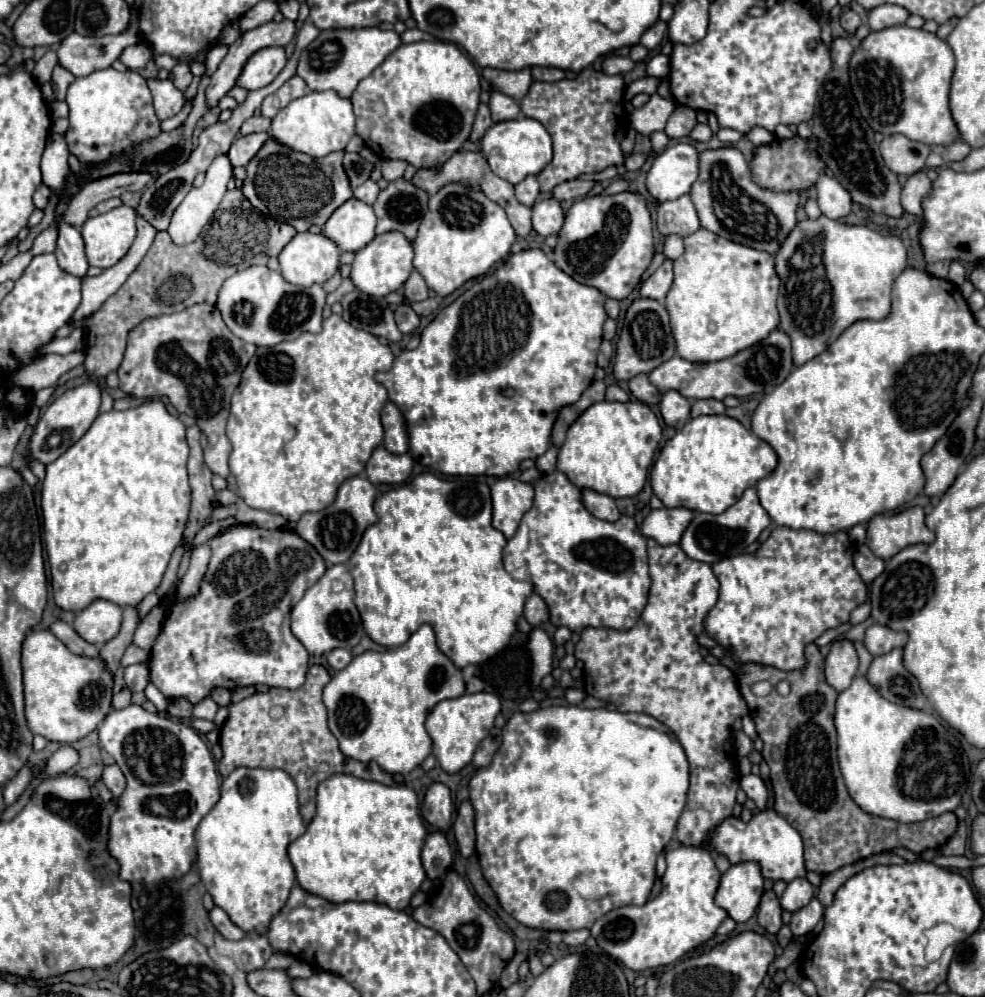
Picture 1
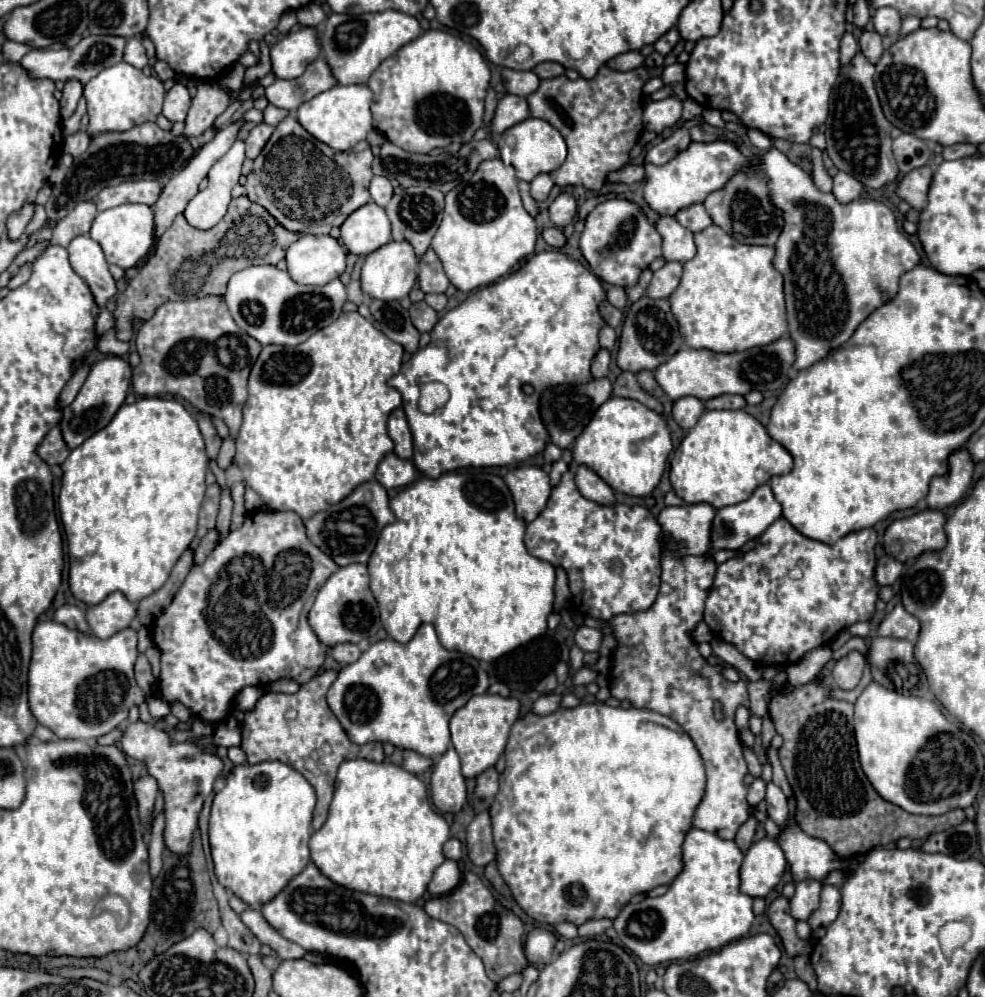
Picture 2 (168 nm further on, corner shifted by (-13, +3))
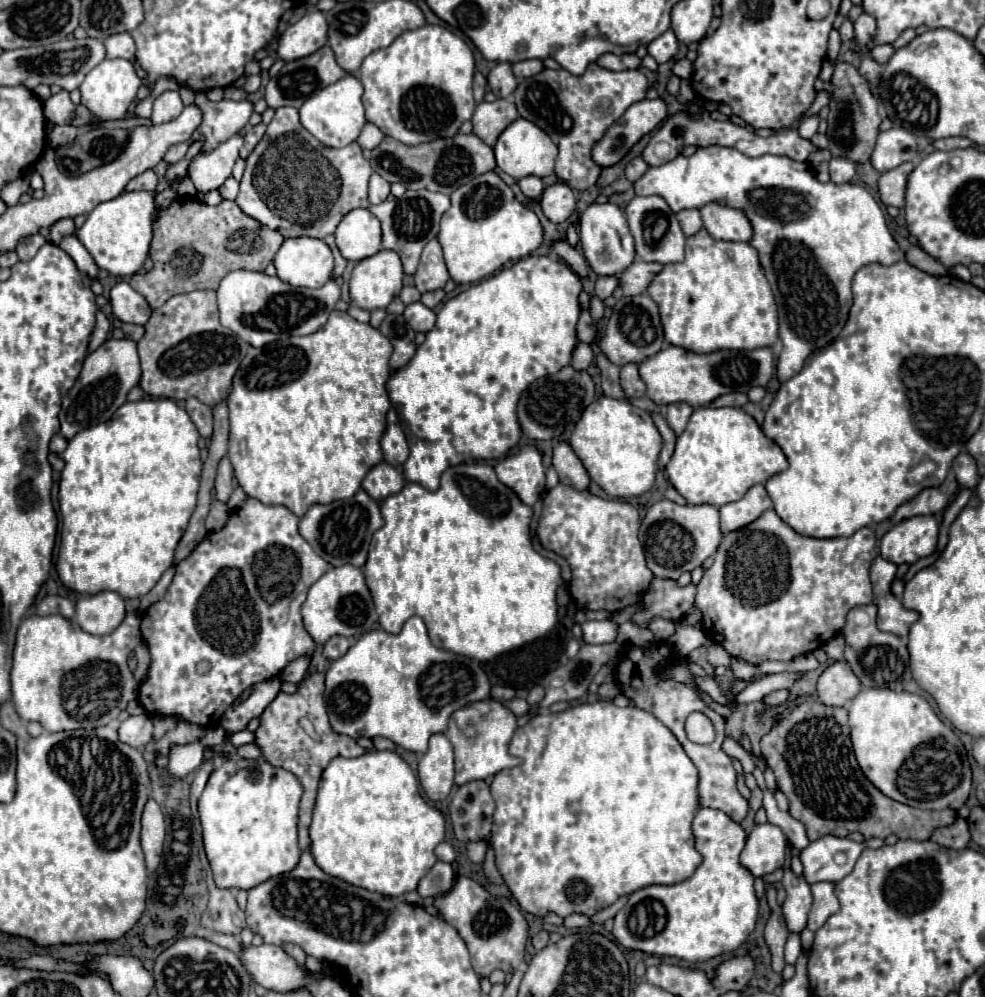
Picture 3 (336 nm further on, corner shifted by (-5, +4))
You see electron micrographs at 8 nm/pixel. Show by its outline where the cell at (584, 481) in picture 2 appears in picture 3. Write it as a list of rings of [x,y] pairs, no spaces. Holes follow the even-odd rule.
[[[558,442],[554,446],[554,468],[560,476],[560,482],[576,488],[586,490],[590,484],[590,478],[586,474],[586,468],[582,466],[580,458],[574,454],[568,442]]]

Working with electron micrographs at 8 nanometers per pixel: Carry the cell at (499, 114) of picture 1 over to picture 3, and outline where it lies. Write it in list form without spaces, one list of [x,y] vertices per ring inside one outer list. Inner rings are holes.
[[[498,98],[494,102],[480,102],[472,116],[472,126],[474,126],[472,132],[488,146],[494,146],[498,134],[502,134],[502,130],[510,126],[510,122],[514,122],[516,118],[518,110],[514,102],[508,98],[504,100]]]

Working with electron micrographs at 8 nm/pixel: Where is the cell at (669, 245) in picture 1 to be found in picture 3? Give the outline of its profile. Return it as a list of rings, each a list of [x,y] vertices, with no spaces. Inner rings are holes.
[[[634,196],[630,204],[626,206],[626,218],[630,232],[636,240],[636,256],[644,262],[658,262],[658,264],[670,264],[670,262],[682,262],[684,260],[684,232],[678,224],[676,214],[670,210],[664,198],[658,196]]]

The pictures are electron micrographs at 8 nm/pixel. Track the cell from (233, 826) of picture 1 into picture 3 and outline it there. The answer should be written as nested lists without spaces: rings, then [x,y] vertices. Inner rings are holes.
[[[226,760],[216,768],[198,800],[198,812],[204,834],[204,850],[210,868],[214,872],[214,882],[218,888],[242,888],[250,890],[260,882],[290,872],[300,858],[298,844],[298,813],[302,786],[294,774],[284,768],[270,766],[266,760]]]

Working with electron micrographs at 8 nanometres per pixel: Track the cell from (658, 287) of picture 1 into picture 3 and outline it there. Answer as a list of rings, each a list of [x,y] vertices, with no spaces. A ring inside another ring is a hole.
[[[634,262],[620,274],[620,288],[624,290],[626,296],[636,296],[644,294],[652,278],[660,272],[662,264],[648,264],[648,262]]]

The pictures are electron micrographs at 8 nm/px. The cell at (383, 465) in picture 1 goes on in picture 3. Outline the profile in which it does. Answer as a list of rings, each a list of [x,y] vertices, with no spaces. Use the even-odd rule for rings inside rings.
[[[386,462],[374,466],[362,480],[362,490],[366,490],[366,494],[370,494],[370,498],[374,498],[376,502],[386,500],[390,494],[396,494],[398,490],[402,490],[402,486],[404,476]]]

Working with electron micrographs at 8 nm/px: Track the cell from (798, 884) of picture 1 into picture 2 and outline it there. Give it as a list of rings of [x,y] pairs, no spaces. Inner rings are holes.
[[[806,879],[796,883],[796,893],[790,899],[790,913],[794,915],[794,919],[808,919],[820,903],[820,891],[822,891],[822,883],[814,881],[814,879]]]

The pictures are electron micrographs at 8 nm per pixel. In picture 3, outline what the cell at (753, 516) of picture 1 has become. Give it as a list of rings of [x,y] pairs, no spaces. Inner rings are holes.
[[[762,484],[752,486],[744,498],[738,502],[730,502],[720,508],[720,526],[722,532],[738,530],[750,522],[754,522],[762,512],[772,508],[772,500]]]

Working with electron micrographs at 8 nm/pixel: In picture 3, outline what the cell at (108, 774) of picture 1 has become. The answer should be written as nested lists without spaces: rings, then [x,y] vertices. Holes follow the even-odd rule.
[[[150,798],[142,814],[142,850],[150,874],[154,874],[154,870],[160,864],[162,842],[164,842],[164,816],[160,812],[160,806]]]

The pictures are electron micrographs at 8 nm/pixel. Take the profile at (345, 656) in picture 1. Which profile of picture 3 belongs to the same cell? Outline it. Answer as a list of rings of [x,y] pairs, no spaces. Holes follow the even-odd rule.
[[[334,636],[334,638],[330,638],[330,640],[324,644],[322,654],[324,654],[328,660],[338,660],[338,658],[342,658],[342,654],[346,654],[348,648],[350,648],[348,638],[344,638],[344,636]]]

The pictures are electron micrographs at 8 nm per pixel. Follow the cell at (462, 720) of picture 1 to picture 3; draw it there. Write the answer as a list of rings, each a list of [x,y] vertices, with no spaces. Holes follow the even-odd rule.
[[[496,700],[472,702],[456,710],[448,722],[448,730],[444,732],[454,746],[454,762],[456,762],[454,784],[462,786],[472,780],[486,780],[488,776],[494,776],[504,768],[516,766],[518,760],[508,752],[514,730],[516,730],[516,716]]]

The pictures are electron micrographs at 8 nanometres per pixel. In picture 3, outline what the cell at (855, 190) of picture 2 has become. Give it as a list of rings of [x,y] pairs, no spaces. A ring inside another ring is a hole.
[[[832,158],[830,160],[830,180],[836,184],[850,182],[854,176],[854,168],[856,164],[850,162],[848,158]]]

